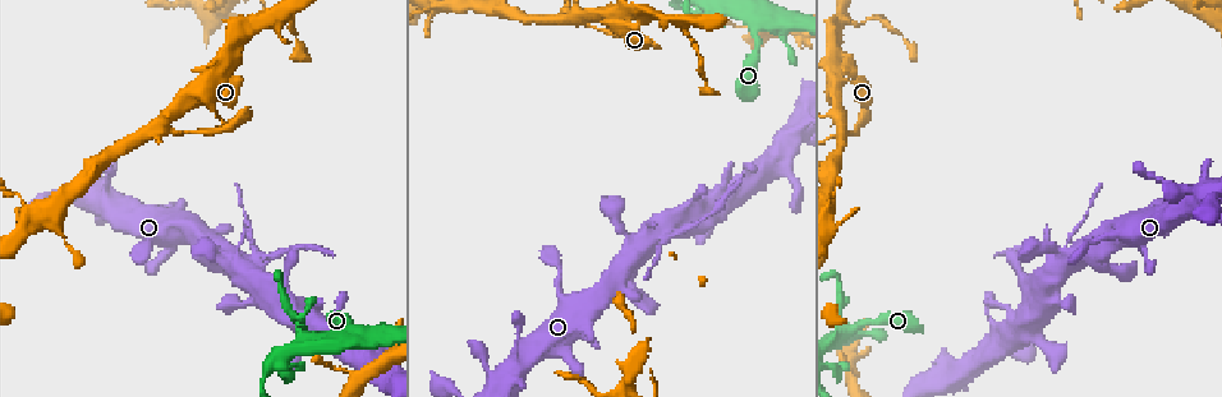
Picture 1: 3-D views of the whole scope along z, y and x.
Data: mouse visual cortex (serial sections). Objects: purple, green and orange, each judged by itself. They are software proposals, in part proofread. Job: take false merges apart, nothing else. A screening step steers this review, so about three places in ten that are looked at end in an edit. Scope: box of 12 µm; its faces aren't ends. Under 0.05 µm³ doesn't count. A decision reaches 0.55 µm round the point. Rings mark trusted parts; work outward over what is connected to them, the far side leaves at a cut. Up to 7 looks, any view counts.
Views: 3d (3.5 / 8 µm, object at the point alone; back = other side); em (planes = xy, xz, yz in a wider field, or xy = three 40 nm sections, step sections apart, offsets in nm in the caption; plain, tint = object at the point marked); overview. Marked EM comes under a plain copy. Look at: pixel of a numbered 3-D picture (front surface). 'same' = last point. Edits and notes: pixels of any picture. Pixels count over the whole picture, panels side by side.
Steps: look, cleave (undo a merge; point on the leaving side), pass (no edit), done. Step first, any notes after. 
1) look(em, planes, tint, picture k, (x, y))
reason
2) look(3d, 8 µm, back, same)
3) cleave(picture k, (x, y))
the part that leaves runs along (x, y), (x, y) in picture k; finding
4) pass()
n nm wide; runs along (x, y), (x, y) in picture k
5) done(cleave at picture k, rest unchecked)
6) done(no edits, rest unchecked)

look(3d, 3.5 µm, picture 1, (295, 320))
a narrow waist

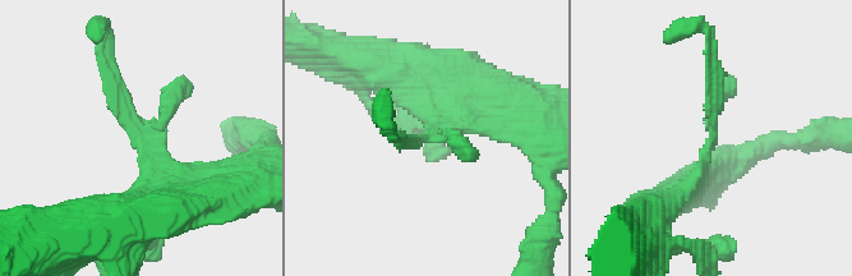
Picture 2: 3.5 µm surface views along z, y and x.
look(em, xy, step 3, tint, picture 2, (713, 136))
shape alone is not enough

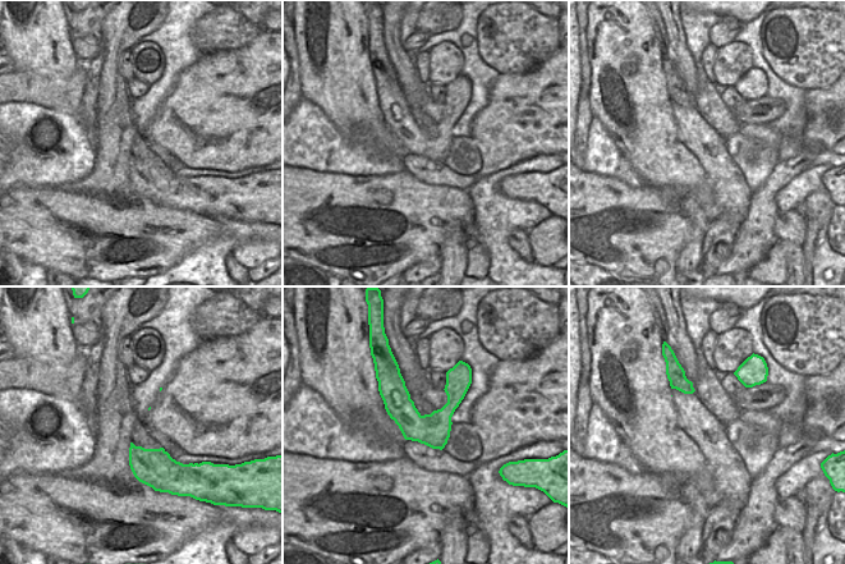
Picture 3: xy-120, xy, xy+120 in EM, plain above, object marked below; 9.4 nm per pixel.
pass()
runs along (183, 196), (151, 173), (107, 63) in picture 2; all the same cell

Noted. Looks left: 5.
look(3d, 8 µm, back, picture 1, (665, 233))
abrupt turn

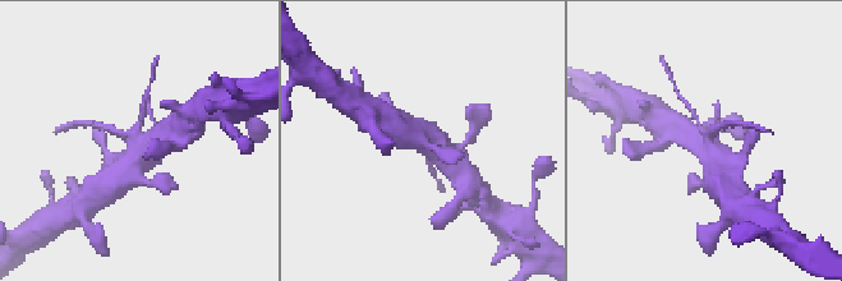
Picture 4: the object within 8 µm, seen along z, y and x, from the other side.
look(3d, 3.5 µm, picture 4, (133, 144))
closer look

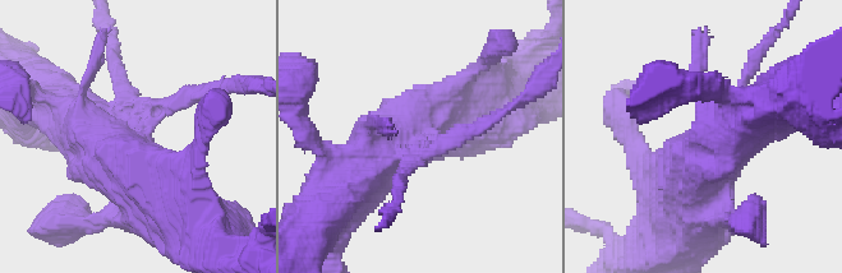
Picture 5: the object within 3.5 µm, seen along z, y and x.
look(em, planes, tint, picture 5, (128, 134))
now the EM

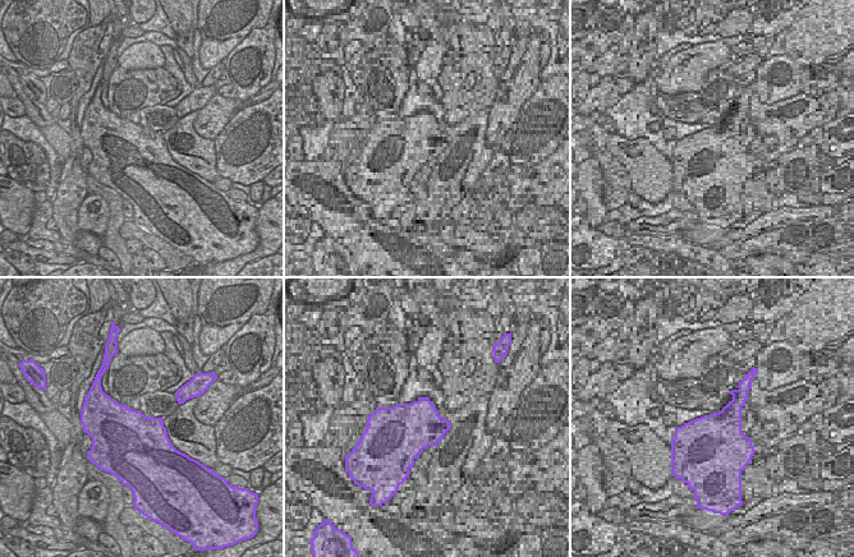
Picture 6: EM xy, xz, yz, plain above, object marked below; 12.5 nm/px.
cleave(picture 5, (111, 59))
two cells meet here

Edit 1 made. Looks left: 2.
look(3d, 3.5 µm, picture 1, (682, 19))
three arms meet

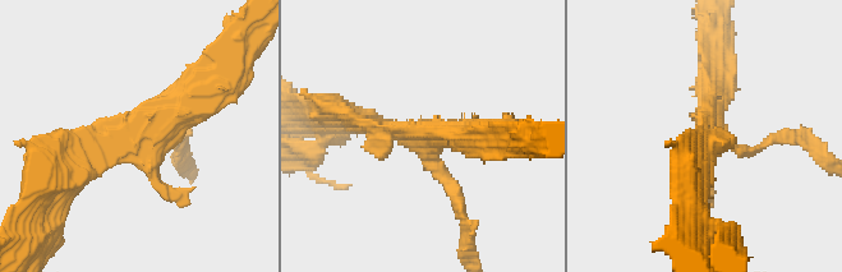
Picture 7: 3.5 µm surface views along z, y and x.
look(em, xy, step 1, tint, picture 7, (138, 137))

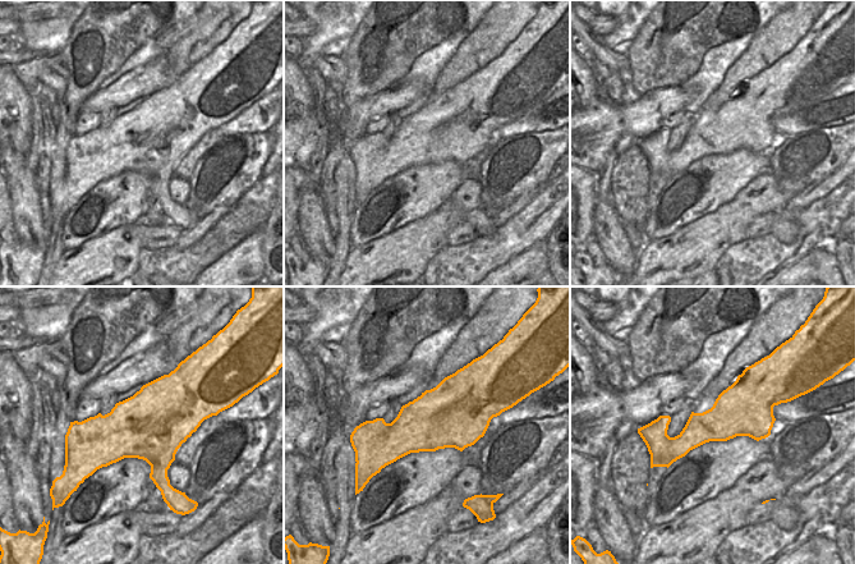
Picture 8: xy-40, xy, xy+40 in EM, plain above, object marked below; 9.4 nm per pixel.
cleave(picture 7, (459, 197))
the part that leaves runs along (433, 162), (461, 208), (465, 257) in picture 7; a second cell is stuck on

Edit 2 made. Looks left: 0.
done(cleave at picture 5, cleave at picture 7, rest unchecked)

